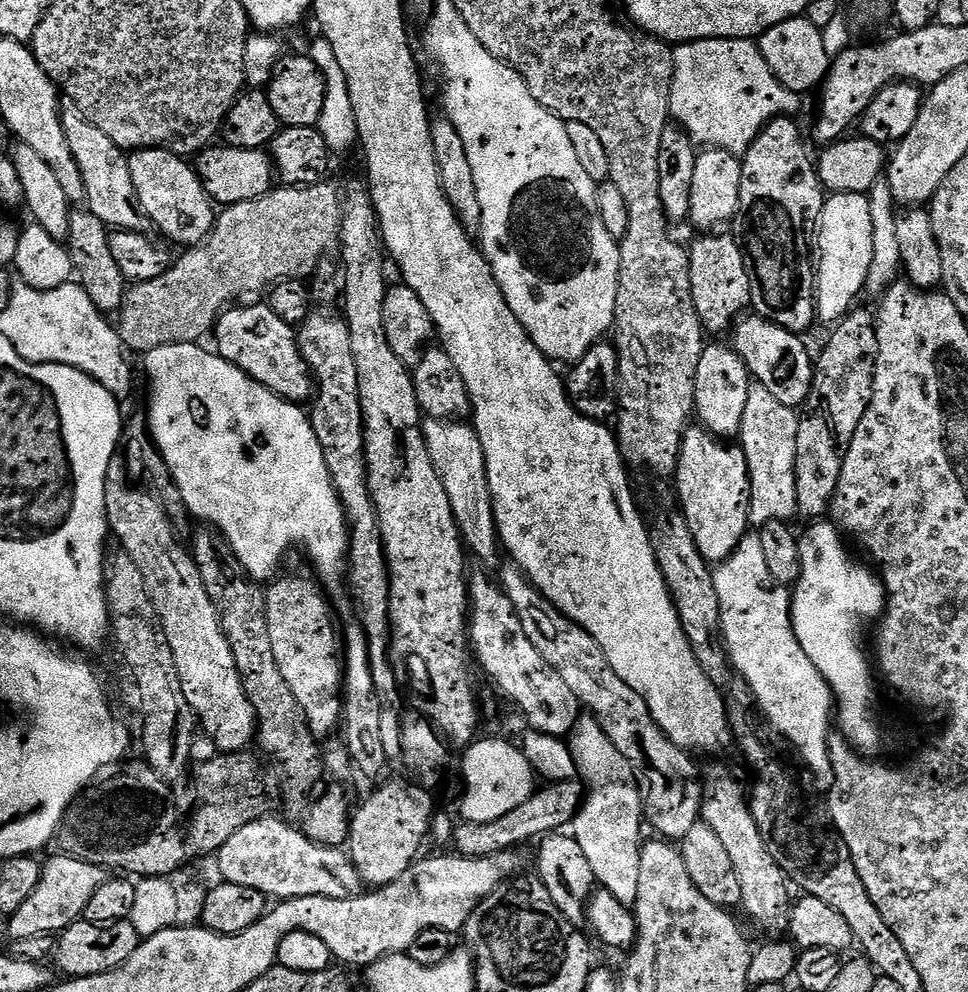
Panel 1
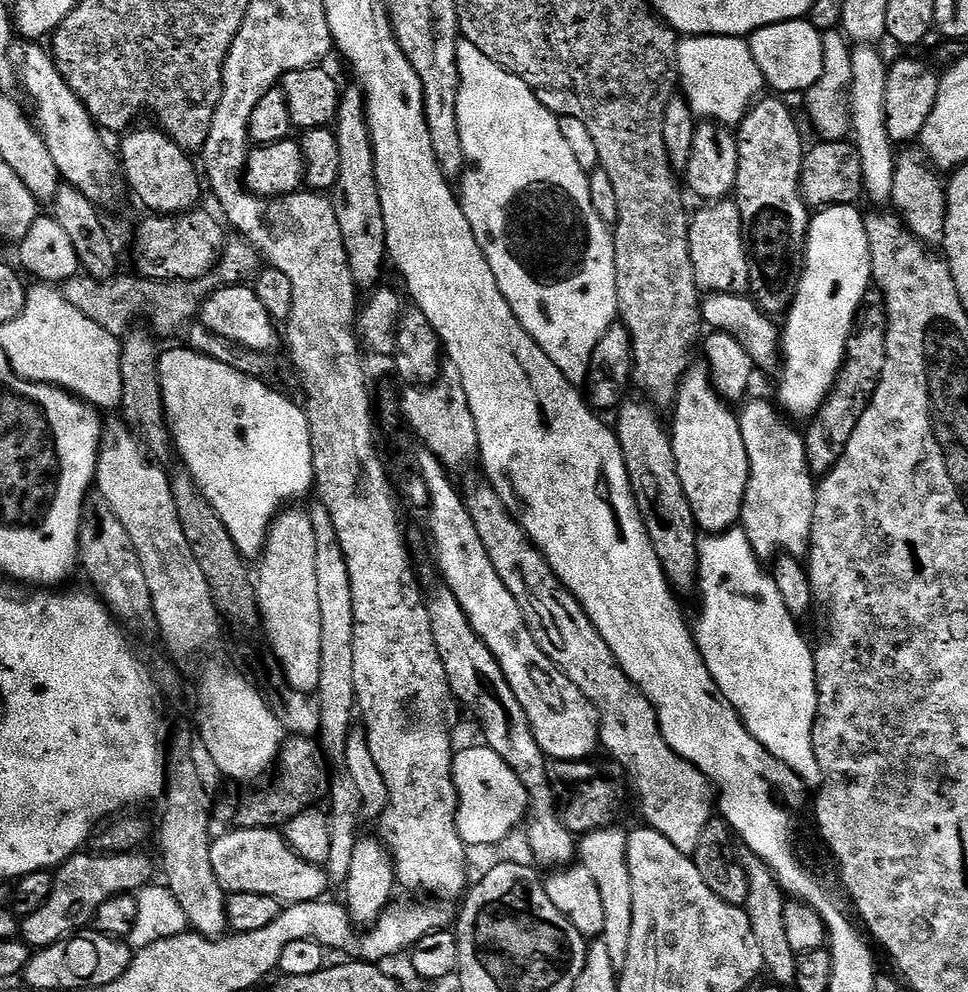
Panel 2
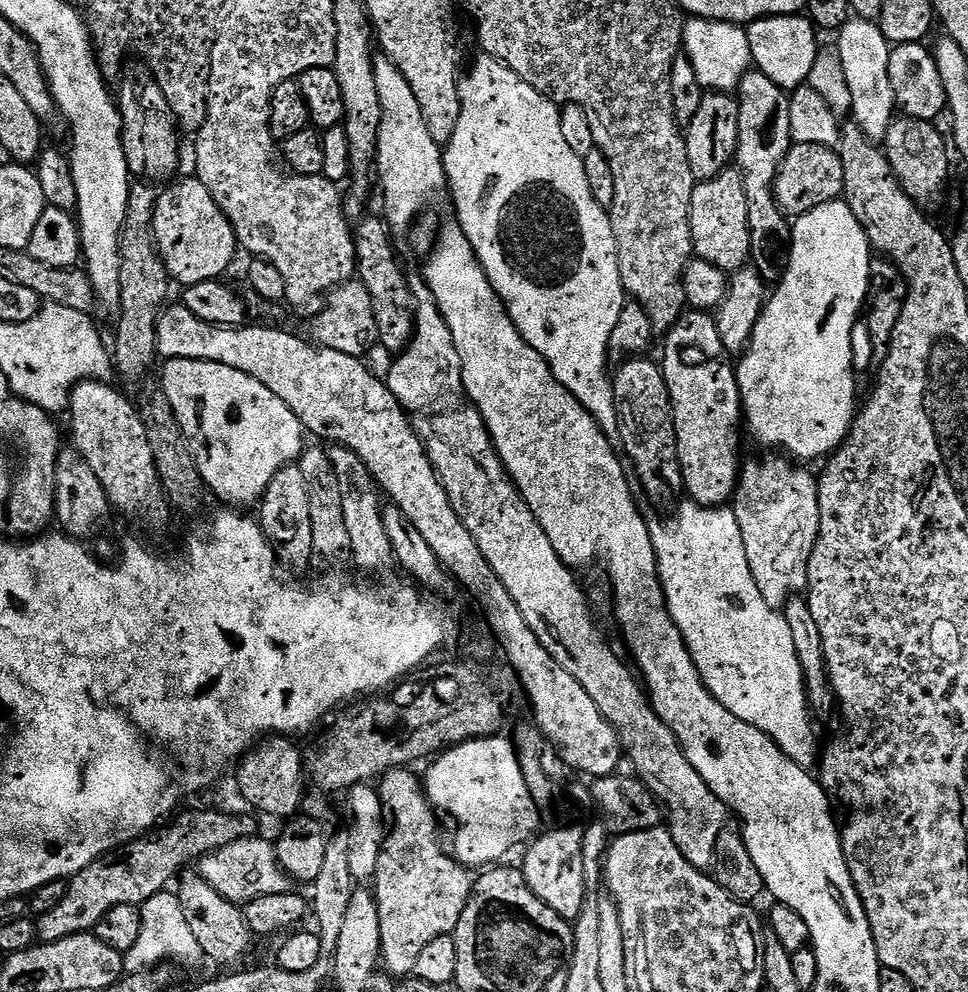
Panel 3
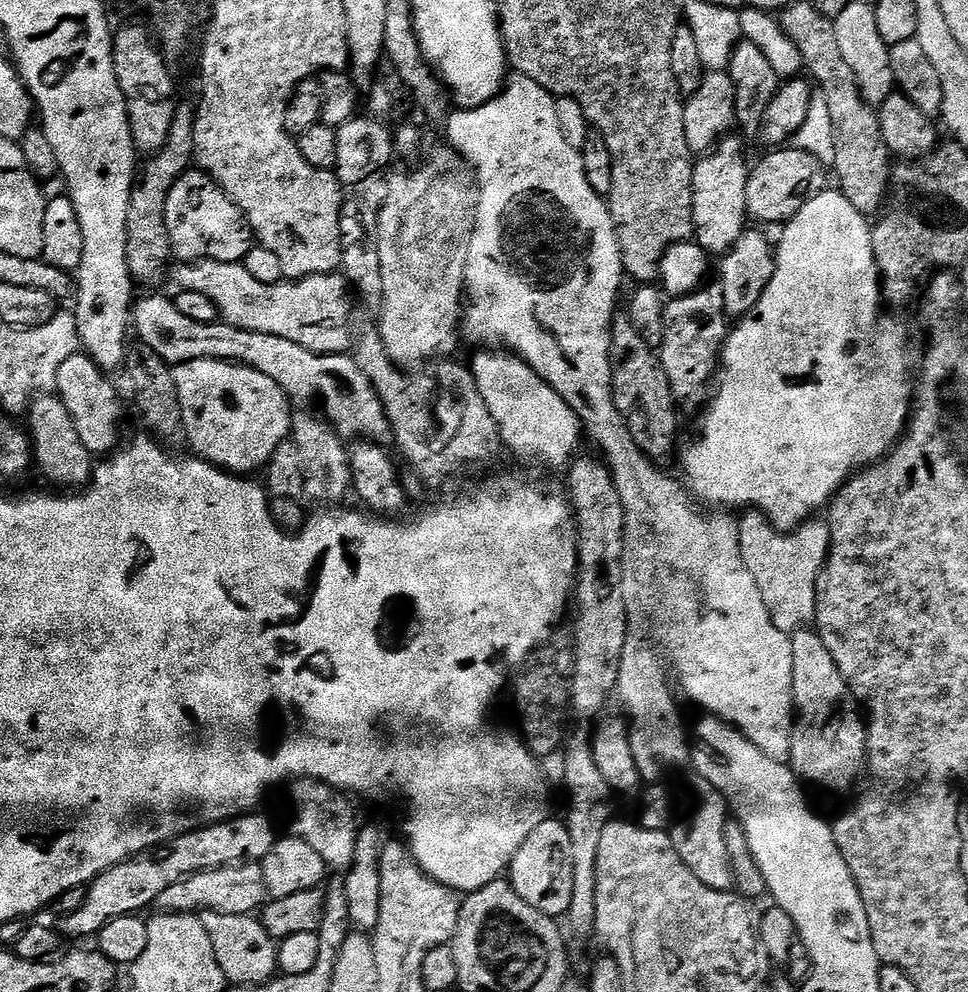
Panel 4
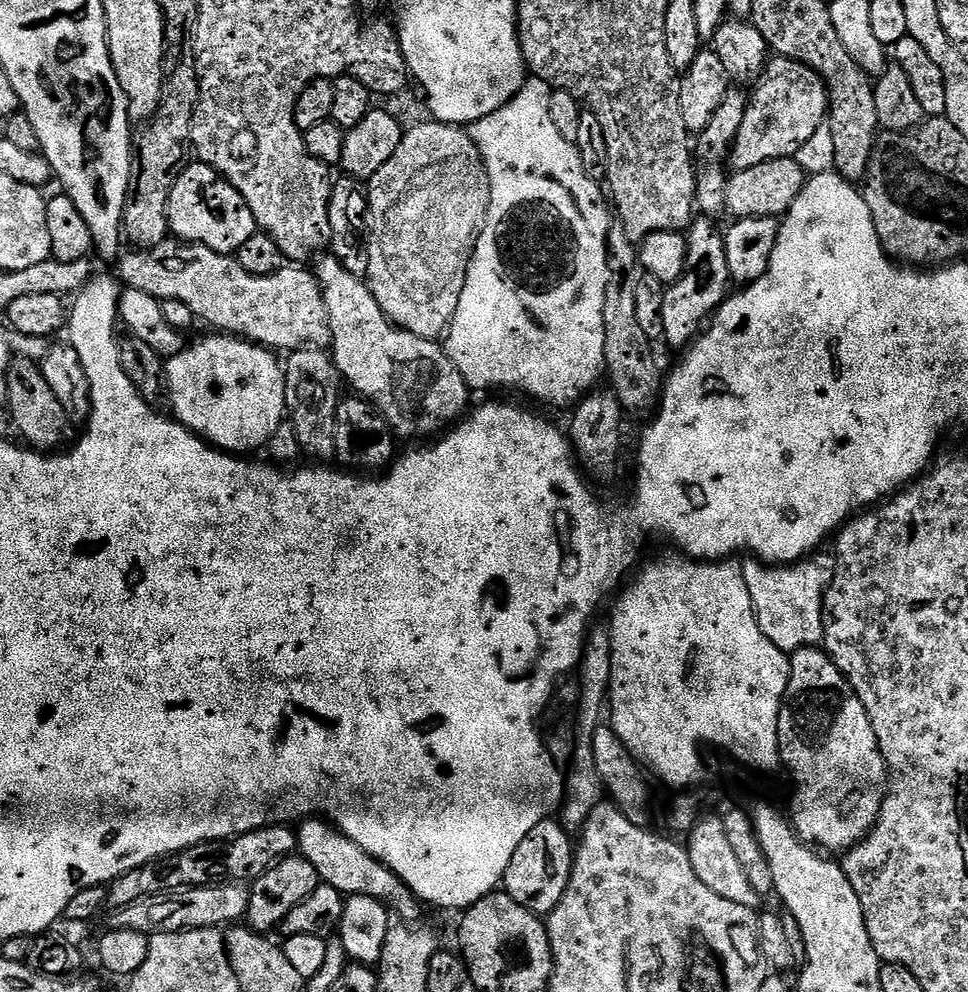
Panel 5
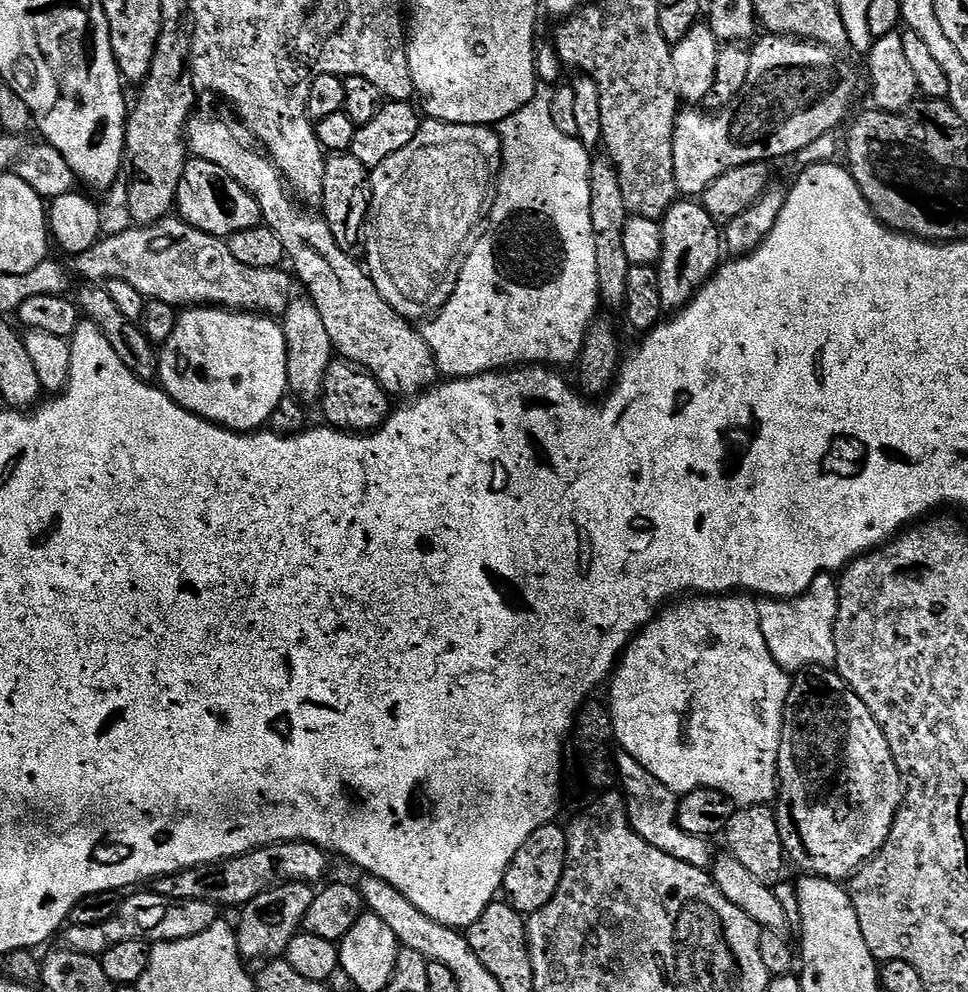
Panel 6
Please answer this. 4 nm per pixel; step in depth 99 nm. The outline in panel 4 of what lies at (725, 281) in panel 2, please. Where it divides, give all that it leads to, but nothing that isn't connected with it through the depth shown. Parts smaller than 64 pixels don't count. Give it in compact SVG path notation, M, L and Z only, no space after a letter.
M729 134L711 152L705 152L695 161L692 170L692 217L694 240L705 253L728 252L746 231L750 217L746 206L746 182L750 164L744 161L744 144L741 137Z

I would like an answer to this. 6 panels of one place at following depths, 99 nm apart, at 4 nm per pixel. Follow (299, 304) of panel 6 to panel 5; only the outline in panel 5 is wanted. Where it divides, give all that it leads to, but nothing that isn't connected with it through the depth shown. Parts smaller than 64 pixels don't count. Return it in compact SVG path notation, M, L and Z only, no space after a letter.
M297 348L283 361L284 369L284 406L290 413L290 423L294 426L294 432L298 434L300 451L306 457L313 456L313 461L328 462L336 455L336 411L342 399L342 377L332 361L331 355L325 349Z

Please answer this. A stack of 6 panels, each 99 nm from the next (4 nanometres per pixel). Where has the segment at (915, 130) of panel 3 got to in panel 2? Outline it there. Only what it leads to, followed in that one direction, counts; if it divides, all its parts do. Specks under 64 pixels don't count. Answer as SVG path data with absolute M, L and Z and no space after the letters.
M908 146L896 157L894 170L894 190L890 201L897 216L904 221L923 244L943 245L946 234L946 206L948 189L945 181L940 181L941 173L930 163L925 151L919 146Z

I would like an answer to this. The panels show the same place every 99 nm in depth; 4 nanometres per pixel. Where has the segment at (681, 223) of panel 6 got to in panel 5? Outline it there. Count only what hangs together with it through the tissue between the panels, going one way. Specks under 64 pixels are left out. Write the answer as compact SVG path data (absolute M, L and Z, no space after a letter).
M696 218L686 229L686 266L682 278L667 285L662 298L663 343L684 350L700 335L730 295L732 275L726 266L724 232L716 229L711 219Z

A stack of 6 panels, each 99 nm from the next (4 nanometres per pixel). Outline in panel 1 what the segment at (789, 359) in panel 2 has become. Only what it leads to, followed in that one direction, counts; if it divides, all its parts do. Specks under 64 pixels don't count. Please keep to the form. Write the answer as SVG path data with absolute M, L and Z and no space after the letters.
M838 192L825 199L814 248L818 253L814 267L819 319L839 322L857 303L856 295L864 292L870 262L874 258L874 222L870 218L870 202L865 193Z

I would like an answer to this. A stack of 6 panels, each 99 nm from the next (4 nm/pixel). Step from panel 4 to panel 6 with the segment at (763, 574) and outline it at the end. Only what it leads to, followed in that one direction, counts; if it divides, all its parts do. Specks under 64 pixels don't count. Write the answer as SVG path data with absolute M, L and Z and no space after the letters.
M822 574L814 578L814 582L800 596L792 600L761 599L758 603L758 622L762 626L762 638L766 638L766 646L770 646L770 654L778 666L782 666L789 674L801 672L803 668L824 667L835 665L836 647L834 646L834 626L838 618L838 602L840 586L837 577Z

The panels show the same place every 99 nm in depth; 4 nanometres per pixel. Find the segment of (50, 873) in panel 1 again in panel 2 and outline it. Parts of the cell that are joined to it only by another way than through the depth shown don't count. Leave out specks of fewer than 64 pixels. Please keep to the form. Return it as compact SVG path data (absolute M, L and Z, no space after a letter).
M88 850L77 852L55 869L54 890L50 890L50 898L46 898L46 903L34 910L34 914L20 920L19 939L29 948L39 950L87 929L95 921L96 911L102 902L110 902L110 898L118 894L139 893L141 888L153 883L152 860L146 853L147 851L137 850L91 856Z

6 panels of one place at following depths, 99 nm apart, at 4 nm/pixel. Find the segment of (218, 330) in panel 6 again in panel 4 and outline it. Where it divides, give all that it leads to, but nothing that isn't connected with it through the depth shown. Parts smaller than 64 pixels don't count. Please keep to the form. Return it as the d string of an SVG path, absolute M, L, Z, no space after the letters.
M191 360L185 364L178 364L172 368L172 378L176 387L178 402L180 403L180 423L182 425L183 435L188 435L188 440L192 443L191 451L201 460L206 460L217 468L223 468L225 472L233 474L256 474L256 472L267 465L268 459L278 450L278 446L283 440L289 439L292 431L292 412L290 411L290 401L285 396L284 391L270 378L253 368L246 368L243 364L229 362L227 360Z

